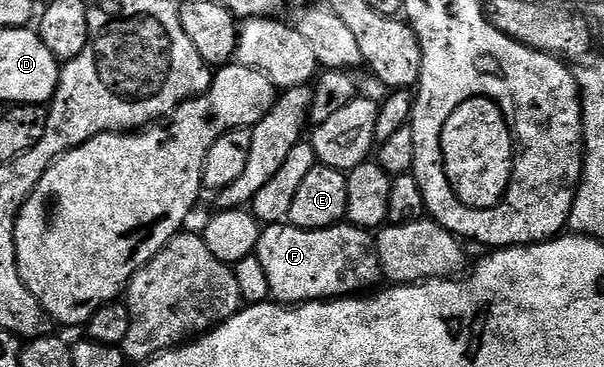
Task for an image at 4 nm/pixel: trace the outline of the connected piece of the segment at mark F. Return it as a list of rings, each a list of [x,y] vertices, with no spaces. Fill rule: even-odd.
[[[271,224],[259,237],[257,253],[269,275],[271,298],[279,304],[322,302],[355,296],[378,287],[383,278],[383,265],[375,247],[375,238],[368,231],[350,224],[330,226],[324,230]]]

